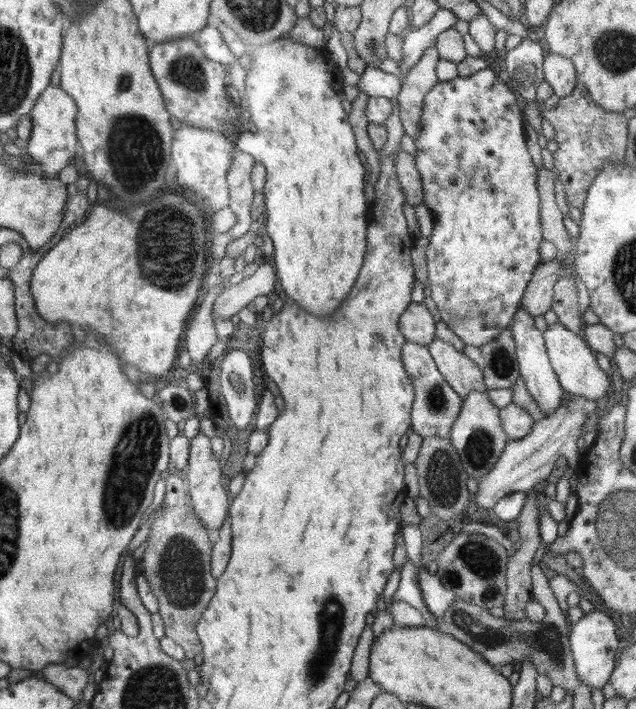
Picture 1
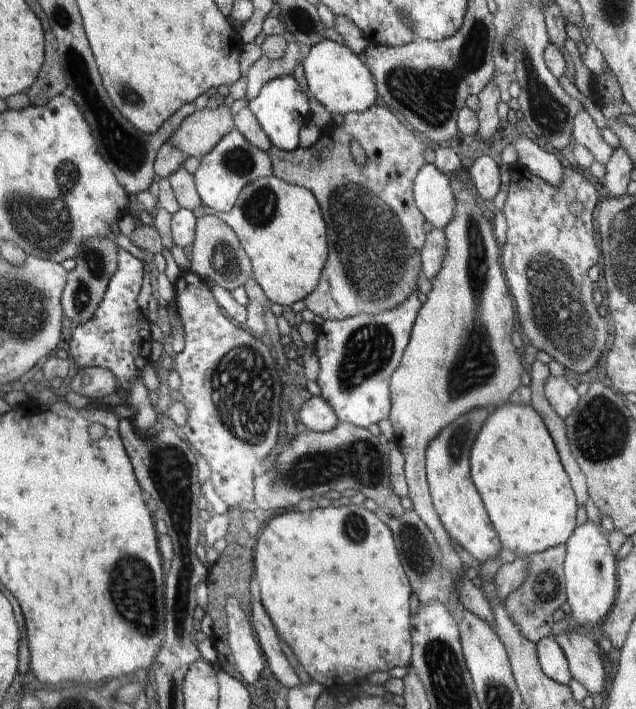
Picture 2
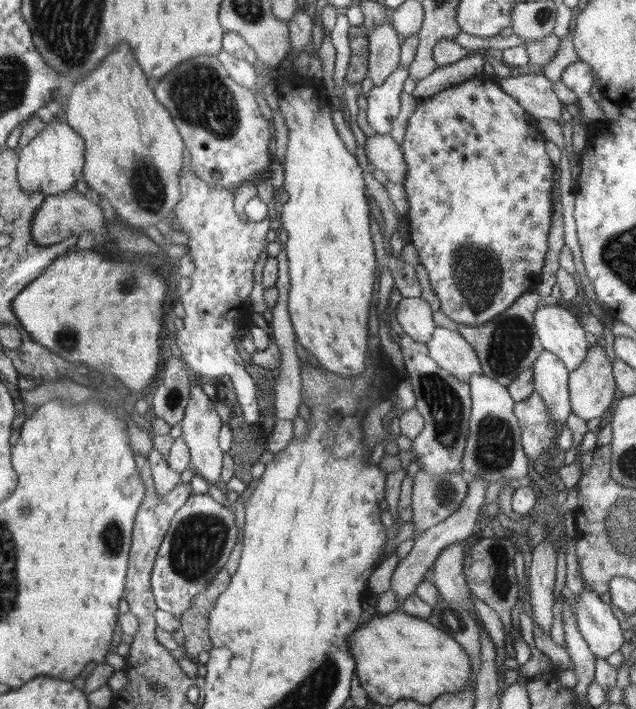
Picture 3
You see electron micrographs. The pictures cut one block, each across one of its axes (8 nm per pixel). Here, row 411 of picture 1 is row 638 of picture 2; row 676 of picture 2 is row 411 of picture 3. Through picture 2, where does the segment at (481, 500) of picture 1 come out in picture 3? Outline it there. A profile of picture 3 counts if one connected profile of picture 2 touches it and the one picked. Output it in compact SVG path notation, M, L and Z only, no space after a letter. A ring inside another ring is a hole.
M590 346L583 363L569 371L569 399L572 413L586 422L600 418L614 400L616 388L612 363L604 347Z

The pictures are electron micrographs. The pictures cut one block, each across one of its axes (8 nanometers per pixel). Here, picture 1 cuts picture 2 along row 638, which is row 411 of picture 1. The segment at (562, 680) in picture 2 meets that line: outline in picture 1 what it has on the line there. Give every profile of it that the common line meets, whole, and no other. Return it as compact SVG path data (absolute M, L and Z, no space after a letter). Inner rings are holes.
M522 308L514 315L509 329L512 331L516 343L521 379L526 383L527 391L534 397L541 411L548 417L559 407L565 390L562 388L558 375L549 361L543 332L536 328L534 317L530 317L530 314Z

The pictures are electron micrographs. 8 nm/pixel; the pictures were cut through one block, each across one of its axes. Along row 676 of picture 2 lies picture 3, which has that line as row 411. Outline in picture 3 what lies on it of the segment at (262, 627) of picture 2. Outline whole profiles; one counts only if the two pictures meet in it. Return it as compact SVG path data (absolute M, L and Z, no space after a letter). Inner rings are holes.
M284 296L278 297L276 305L271 310L273 318L272 322L269 323L269 331L272 340L275 341L281 352L281 358L277 366L278 378L275 379L275 416L277 419L293 421L298 418L298 406L302 402L303 384L301 381L301 360L298 358L298 352L296 351L295 332L288 311L288 299Z

